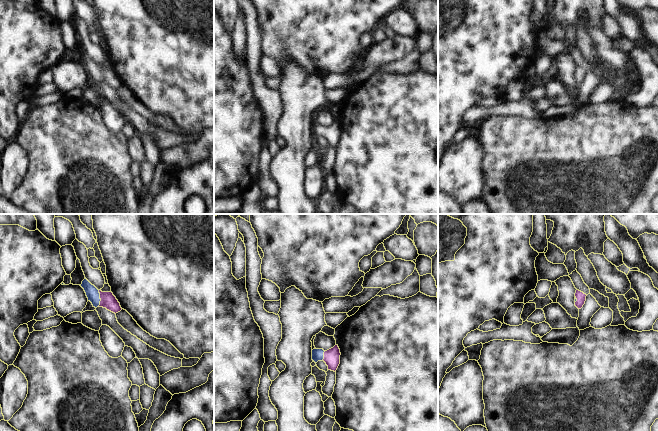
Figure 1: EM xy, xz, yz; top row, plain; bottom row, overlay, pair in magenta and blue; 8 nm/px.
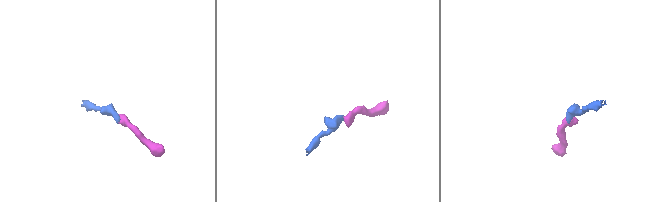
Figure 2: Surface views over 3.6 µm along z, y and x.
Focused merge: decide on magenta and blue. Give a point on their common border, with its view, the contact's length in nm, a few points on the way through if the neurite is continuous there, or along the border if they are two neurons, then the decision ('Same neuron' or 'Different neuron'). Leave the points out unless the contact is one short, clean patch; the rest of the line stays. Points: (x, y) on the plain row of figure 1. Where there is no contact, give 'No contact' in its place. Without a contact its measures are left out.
Touches magenta at xy (100, 74). Shared border 140 nm. Path across: xy (108, 76), (100, 74), (92, 69). Same neuron

